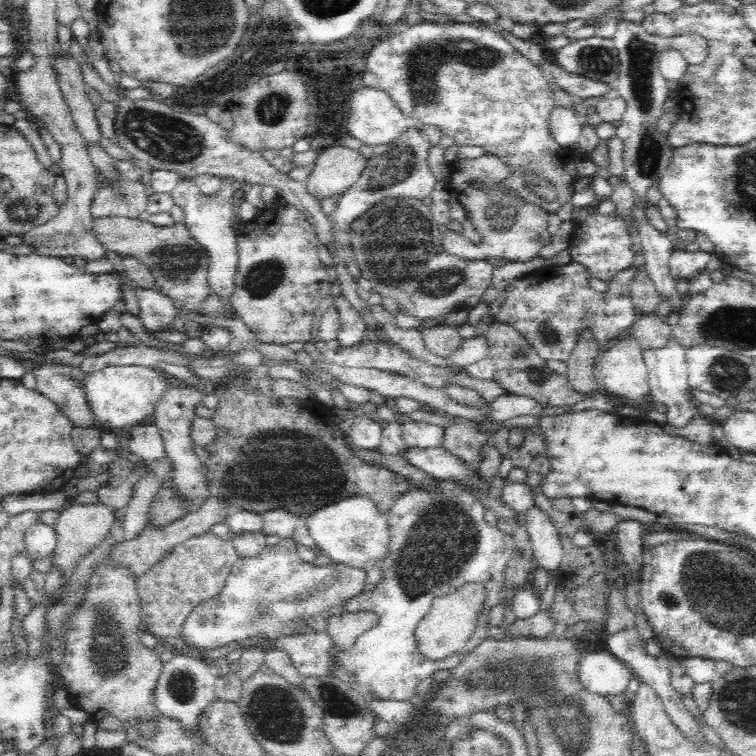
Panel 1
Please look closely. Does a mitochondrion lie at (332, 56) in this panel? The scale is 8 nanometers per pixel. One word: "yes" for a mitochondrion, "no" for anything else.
no

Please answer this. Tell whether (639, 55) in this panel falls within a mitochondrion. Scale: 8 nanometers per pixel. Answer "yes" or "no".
yes

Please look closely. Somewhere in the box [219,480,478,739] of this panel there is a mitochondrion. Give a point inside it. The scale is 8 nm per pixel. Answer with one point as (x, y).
(334, 701)

